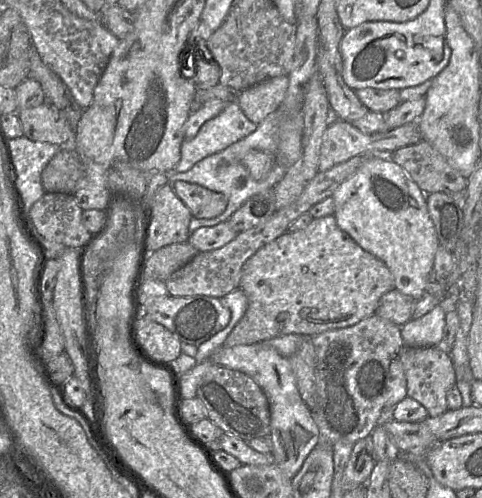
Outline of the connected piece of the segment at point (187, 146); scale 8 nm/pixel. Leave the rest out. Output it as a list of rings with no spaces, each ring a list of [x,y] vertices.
[[[230,102],[214,118],[205,122],[192,139],[184,139],[180,159],[173,172],[185,172],[203,158],[221,152],[257,128],[236,102]]]

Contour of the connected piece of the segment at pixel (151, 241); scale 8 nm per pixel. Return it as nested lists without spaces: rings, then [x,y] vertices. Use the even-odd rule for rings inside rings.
[[[171,183],[161,187],[151,203],[152,221],[148,237],[148,249],[157,251],[167,245],[186,242],[192,214],[177,197]]]

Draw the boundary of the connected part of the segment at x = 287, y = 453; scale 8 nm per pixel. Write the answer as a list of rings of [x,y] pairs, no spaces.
[[[265,343],[223,346],[209,358],[220,366],[237,370],[251,377],[267,397],[270,409],[270,435],[274,463],[290,479],[298,473],[309,453],[319,442],[319,429],[310,408],[303,401],[289,357],[281,355]]]

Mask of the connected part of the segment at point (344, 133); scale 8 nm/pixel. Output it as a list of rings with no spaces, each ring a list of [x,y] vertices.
[[[337,120],[327,126],[320,149],[318,172],[324,172],[333,166],[343,163],[357,155],[368,155],[370,157],[390,157],[390,154],[399,148],[417,144],[422,141],[418,121],[402,125],[398,128],[376,134],[364,134],[352,124]]]

